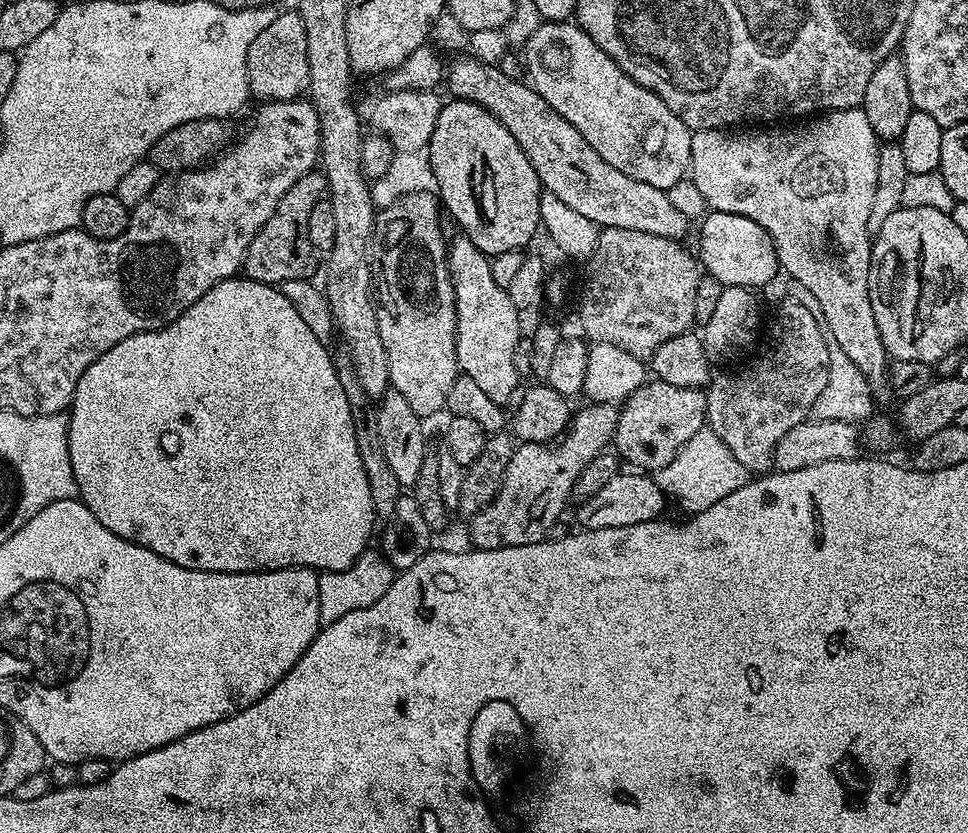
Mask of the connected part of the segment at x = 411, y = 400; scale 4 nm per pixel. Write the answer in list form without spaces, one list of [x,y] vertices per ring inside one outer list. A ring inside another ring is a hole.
[[[410,193],[404,197],[398,198],[393,205],[379,209],[374,216],[374,240],[380,243],[380,249],[374,252],[374,288],[378,293],[378,304],[383,310],[377,311],[378,334],[382,334],[382,346],[386,346],[386,362],[390,370],[389,385],[402,398],[406,398],[406,403],[410,405],[410,410],[418,414],[421,418],[429,418],[435,412],[444,412],[448,403],[450,386],[454,386],[457,375],[460,372],[458,358],[456,357],[456,295],[452,285],[452,275],[448,269],[448,246],[449,241],[444,240],[444,228],[440,225],[440,216],[442,217],[442,205],[433,193]]]

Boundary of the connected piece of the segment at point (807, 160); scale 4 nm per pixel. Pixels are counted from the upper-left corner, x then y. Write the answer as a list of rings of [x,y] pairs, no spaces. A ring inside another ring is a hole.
[[[863,107],[826,112],[801,124],[804,124],[801,128],[792,128],[796,126],[776,126],[771,130],[715,128],[714,130],[692,132],[690,180],[692,176],[692,184],[696,187],[697,194],[709,204],[707,207],[711,211],[742,214],[746,218],[758,222],[758,226],[762,226],[762,230],[766,230],[766,234],[776,247],[776,257],[780,260],[781,269],[785,273],[788,271],[793,276],[791,279],[795,283],[806,286],[806,290],[810,290],[810,294],[814,294],[818,306],[822,306],[822,324],[827,335],[834,342],[838,342],[838,346],[842,346],[842,350],[850,358],[850,362],[854,362],[854,366],[858,366],[858,370],[862,370],[862,374],[868,377],[873,385],[879,386],[883,380],[885,383],[886,377],[889,375],[890,357],[884,348],[882,334],[878,334],[878,322],[874,322],[874,306],[870,306],[870,262],[872,261],[873,237],[868,231],[868,223],[870,222],[870,209],[874,203],[874,186],[878,186],[878,154],[881,141],[876,139]]]

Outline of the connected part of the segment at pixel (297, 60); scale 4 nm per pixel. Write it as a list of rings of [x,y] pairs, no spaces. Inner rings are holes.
[[[281,11],[254,38],[246,58],[248,71],[248,90],[253,97],[261,96],[264,102],[273,100],[294,100],[303,97],[308,92],[310,82],[310,62],[306,54],[306,26],[302,22],[299,11]]]

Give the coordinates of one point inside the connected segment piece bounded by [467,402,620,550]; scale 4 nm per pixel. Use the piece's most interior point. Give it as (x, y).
(537, 485)

